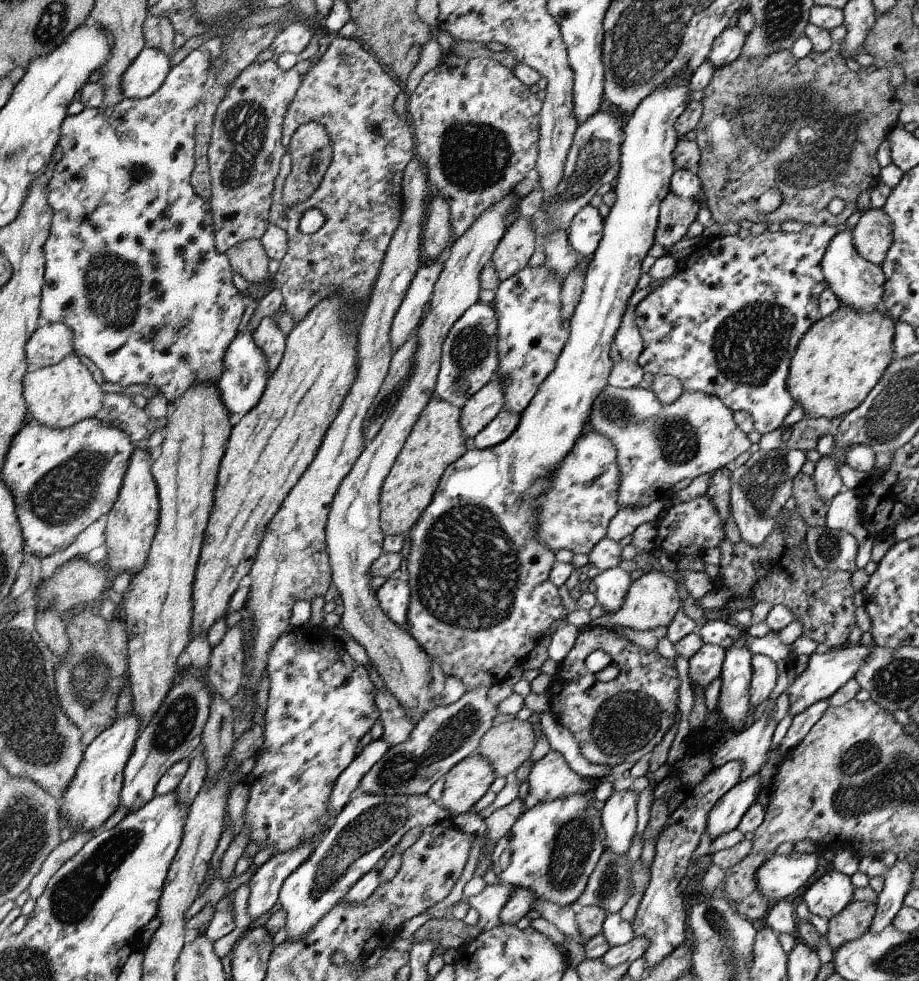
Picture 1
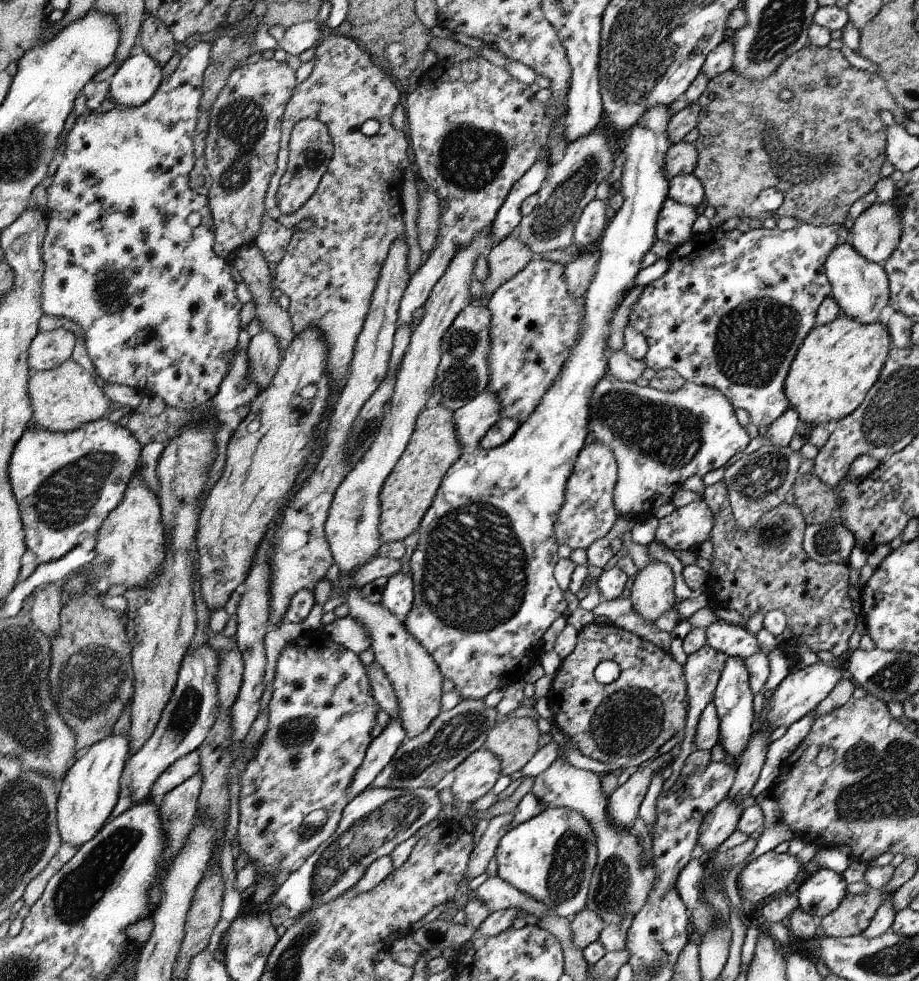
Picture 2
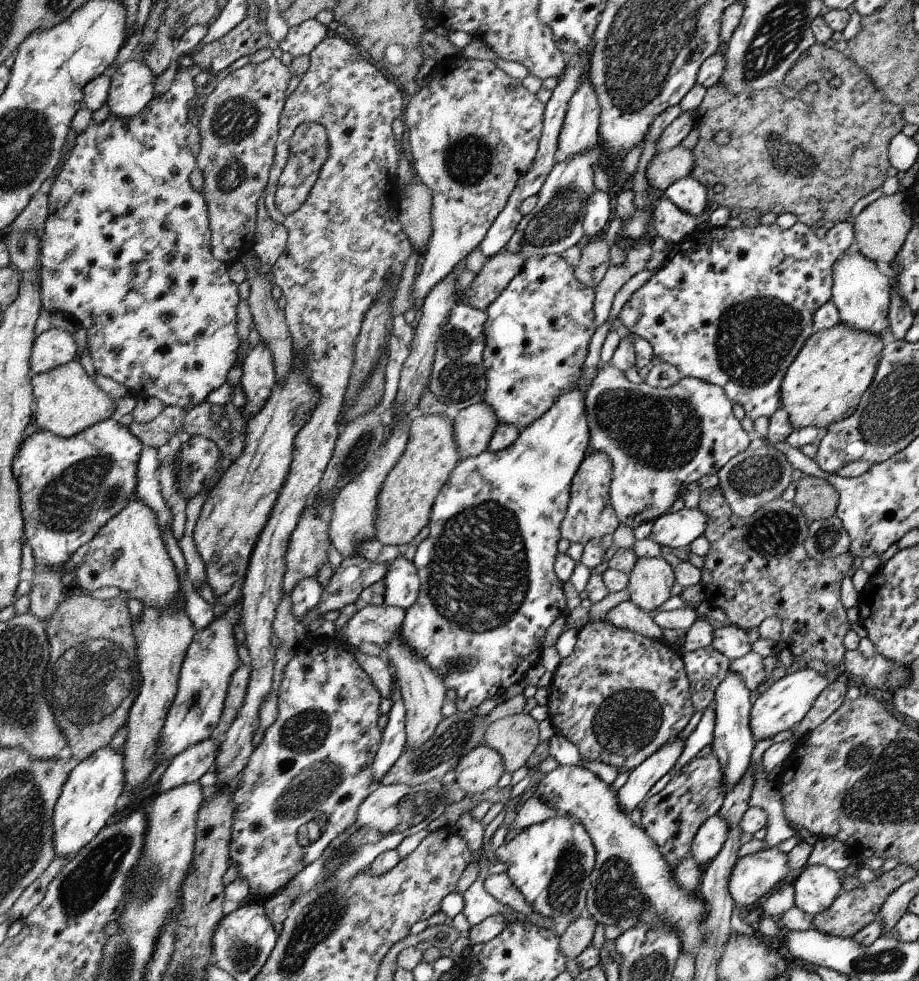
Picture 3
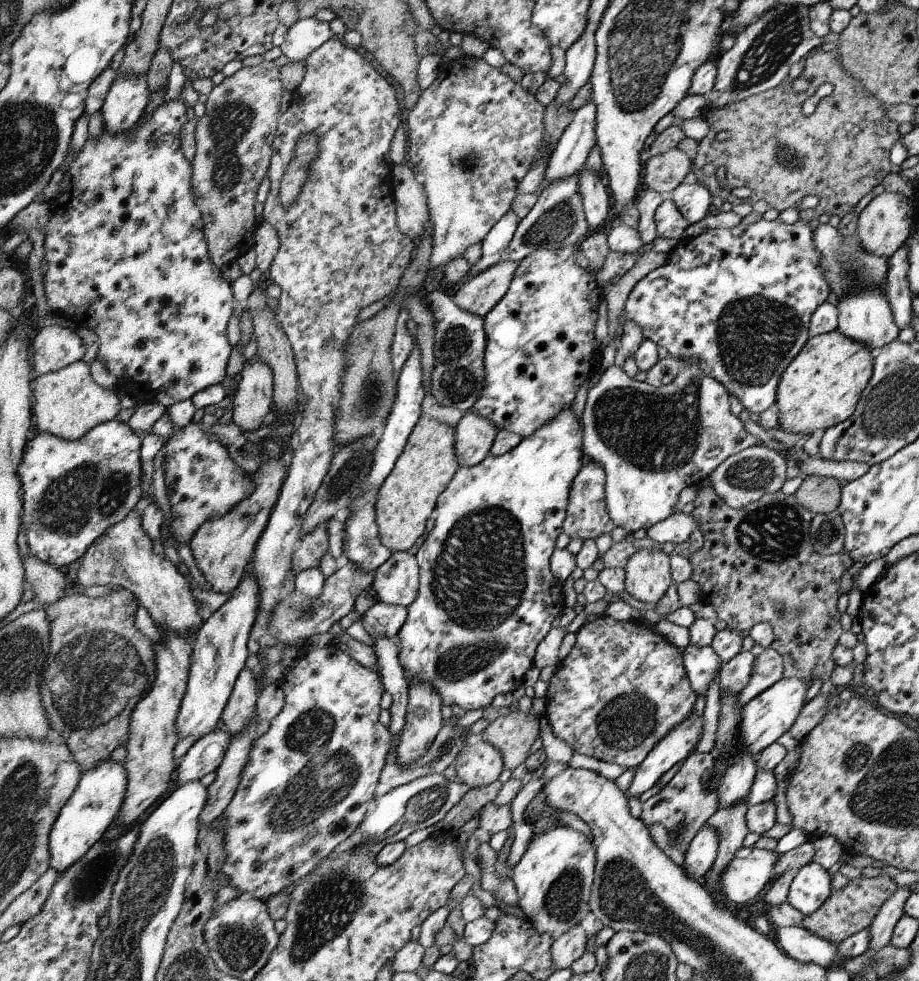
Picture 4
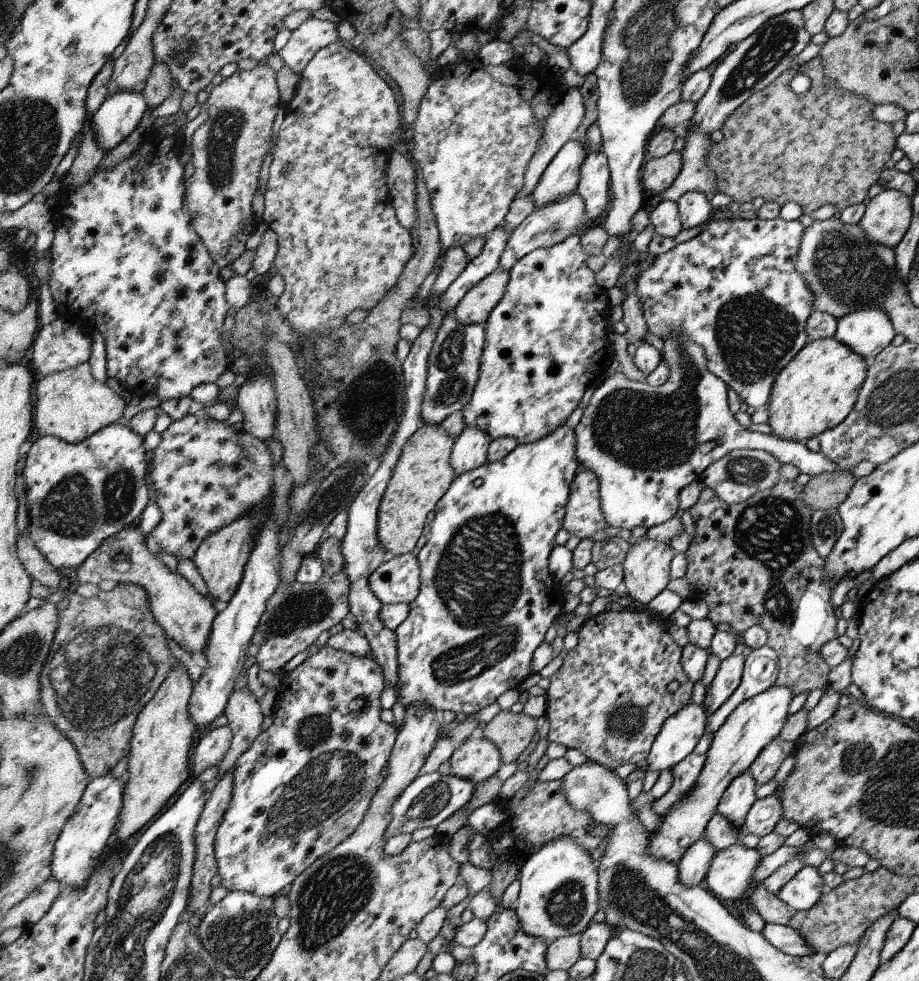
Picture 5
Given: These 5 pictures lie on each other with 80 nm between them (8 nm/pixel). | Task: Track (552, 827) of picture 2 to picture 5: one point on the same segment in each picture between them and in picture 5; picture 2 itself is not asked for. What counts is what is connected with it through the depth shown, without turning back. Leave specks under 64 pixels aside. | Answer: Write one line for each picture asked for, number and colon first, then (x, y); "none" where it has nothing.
3: (551, 863)
4: (554, 879)
5: (560, 892)

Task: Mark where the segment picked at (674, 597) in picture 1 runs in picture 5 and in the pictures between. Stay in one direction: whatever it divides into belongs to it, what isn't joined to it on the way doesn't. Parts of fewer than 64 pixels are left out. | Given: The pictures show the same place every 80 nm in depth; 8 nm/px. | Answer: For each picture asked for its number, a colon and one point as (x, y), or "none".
2: (652, 593)
3: (650, 581)
4: (648, 571)
5: (646, 567)

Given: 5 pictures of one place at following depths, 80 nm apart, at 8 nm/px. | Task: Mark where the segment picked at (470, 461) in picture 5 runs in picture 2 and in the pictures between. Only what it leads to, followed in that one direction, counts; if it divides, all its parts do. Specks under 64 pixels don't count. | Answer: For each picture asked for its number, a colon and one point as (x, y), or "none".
2: (473, 420)
3: (475, 425)
4: (474, 435)

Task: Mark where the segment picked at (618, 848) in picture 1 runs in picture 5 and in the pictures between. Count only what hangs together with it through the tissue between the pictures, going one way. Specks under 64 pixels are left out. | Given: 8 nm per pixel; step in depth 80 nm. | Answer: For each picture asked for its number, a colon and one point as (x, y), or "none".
2: (624, 802)
3: (650, 775)
4: (676, 745)
5: (678, 737)

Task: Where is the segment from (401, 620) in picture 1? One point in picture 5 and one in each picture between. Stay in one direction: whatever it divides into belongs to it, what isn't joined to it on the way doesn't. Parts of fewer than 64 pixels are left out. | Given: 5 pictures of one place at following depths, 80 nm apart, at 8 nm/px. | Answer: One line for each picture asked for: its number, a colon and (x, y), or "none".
2: (398, 596)
3: (402, 584)
4: (397, 581)
5: (398, 580)

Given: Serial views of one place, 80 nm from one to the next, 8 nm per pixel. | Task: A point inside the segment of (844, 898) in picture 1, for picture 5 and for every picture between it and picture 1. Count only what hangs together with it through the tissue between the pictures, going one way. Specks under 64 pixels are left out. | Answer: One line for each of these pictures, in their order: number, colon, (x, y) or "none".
2: (820, 894)
3: (816, 888)
4: (810, 888)
5: (803, 891)

